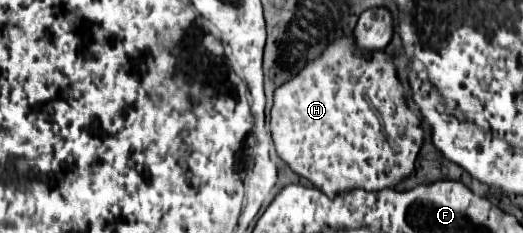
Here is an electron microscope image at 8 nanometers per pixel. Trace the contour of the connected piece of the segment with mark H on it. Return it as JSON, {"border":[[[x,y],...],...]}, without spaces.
{"border":[[[341,38],[317,60],[309,62],[305,70],[275,90],[271,134],[277,154],[329,198],[351,188],[381,190],[395,186],[413,172],[413,162],[423,142],[423,128],[417,114],[405,106],[403,86],[397,76],[393,76],[391,68],[395,66],[385,52],[375,52],[371,60],[363,60],[353,54],[353,38]]]}

